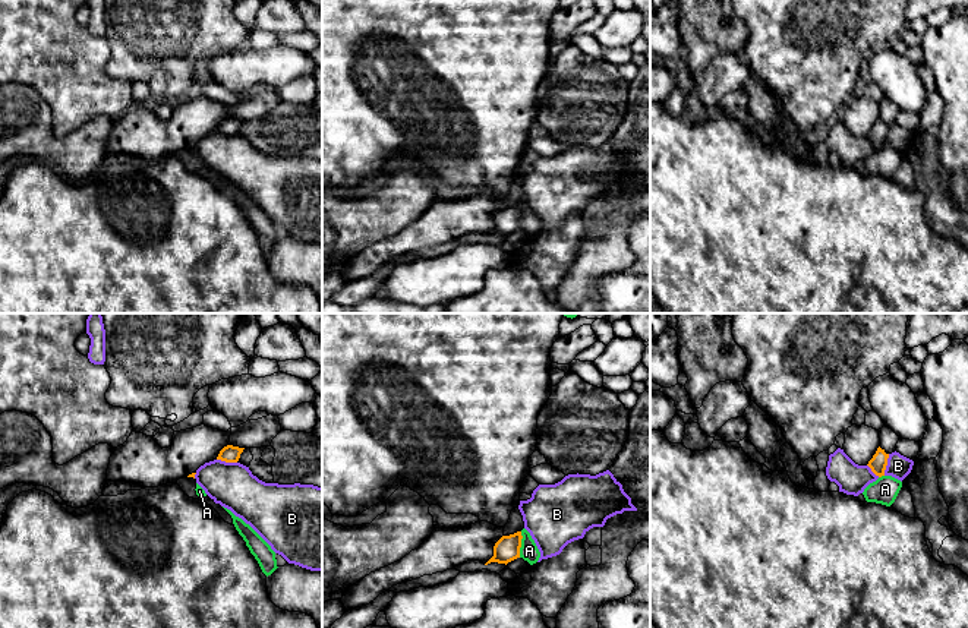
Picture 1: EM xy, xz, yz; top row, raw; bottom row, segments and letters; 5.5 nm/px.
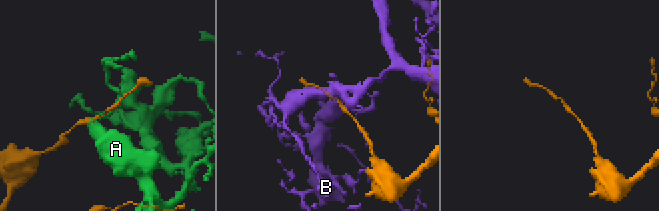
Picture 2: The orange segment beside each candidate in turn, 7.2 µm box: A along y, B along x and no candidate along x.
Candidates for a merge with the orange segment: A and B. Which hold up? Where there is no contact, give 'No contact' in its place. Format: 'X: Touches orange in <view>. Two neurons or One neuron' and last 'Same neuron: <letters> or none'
A: Touches orange in xz. Two neurons
B: Touches orange in yz. Two neurons
Same neuron: none

